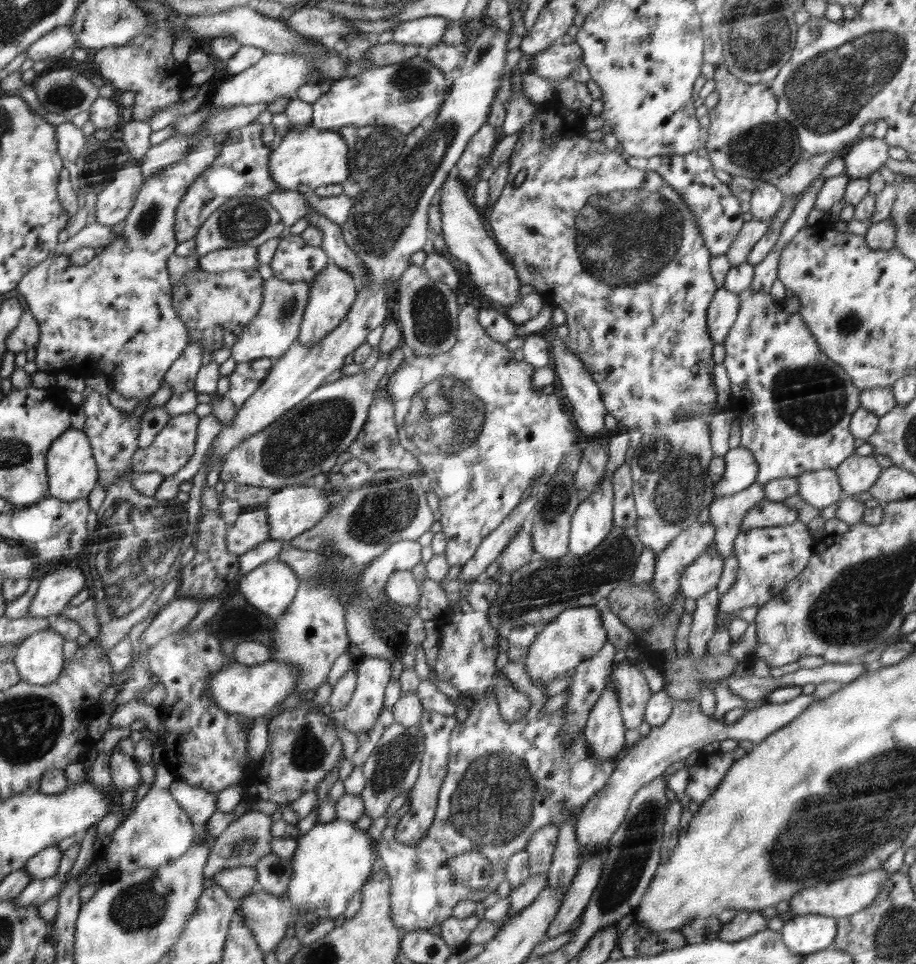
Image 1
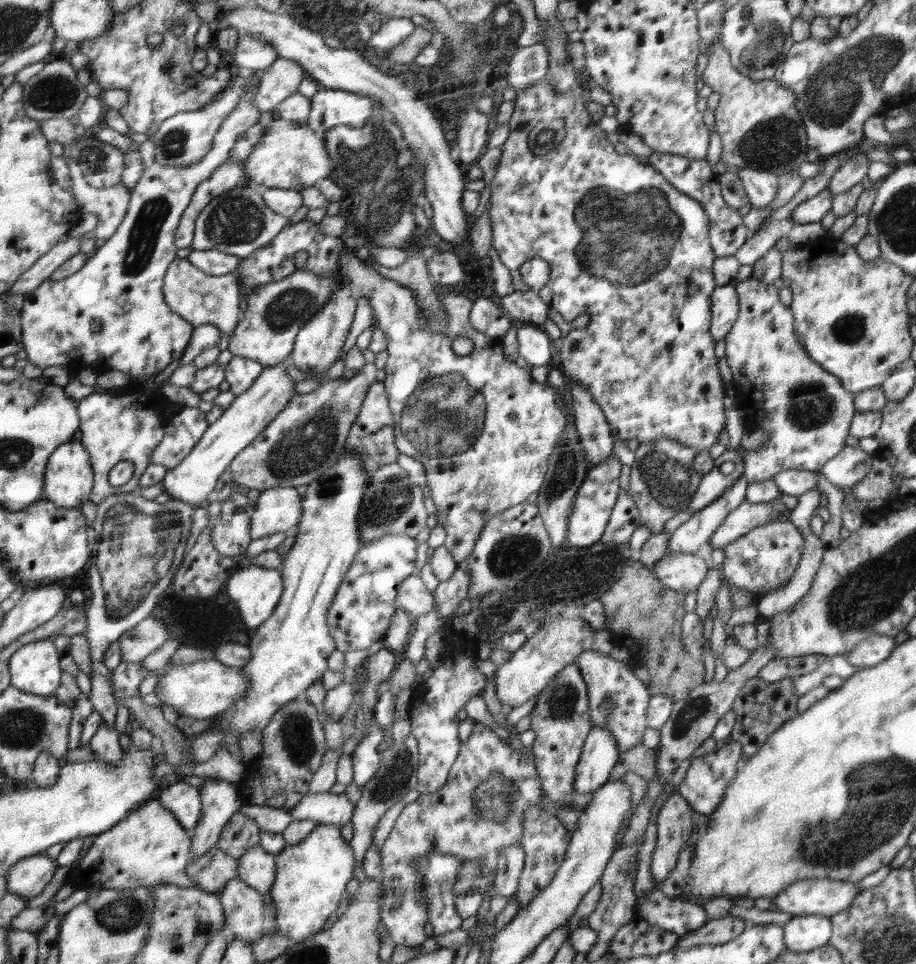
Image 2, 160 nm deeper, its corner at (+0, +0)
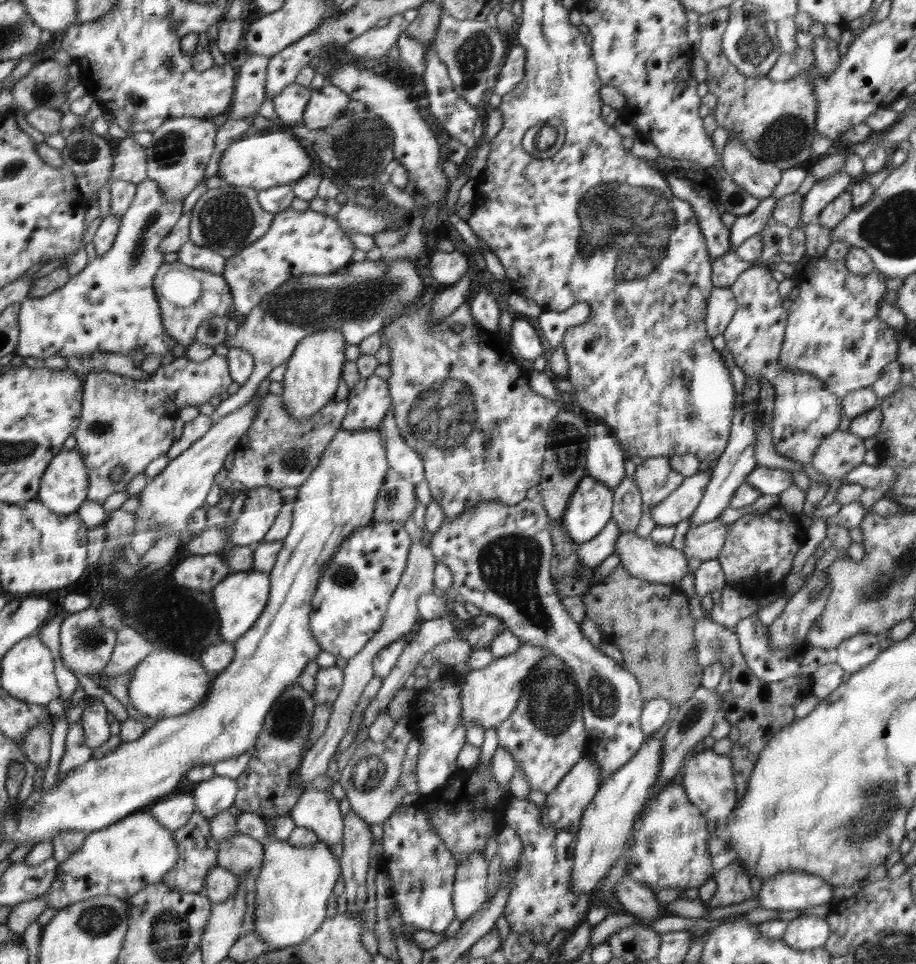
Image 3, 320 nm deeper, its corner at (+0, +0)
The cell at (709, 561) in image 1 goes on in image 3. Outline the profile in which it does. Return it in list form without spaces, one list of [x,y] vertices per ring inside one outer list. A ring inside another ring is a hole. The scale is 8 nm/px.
[[[622,531],[613,551],[618,554],[620,565],[628,571],[628,574],[651,583],[679,586],[680,580],[690,573],[688,557],[681,550],[672,545],[659,545],[650,536],[638,537],[635,531]]]

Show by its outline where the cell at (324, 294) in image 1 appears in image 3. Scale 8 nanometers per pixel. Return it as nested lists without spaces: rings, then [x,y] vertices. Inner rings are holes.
[[[323,330],[304,338],[294,349],[293,356],[286,362],[286,372],[282,380],[285,409],[289,410],[292,419],[302,421],[314,417],[319,410],[332,400],[340,376],[344,372],[345,338],[337,330]]]

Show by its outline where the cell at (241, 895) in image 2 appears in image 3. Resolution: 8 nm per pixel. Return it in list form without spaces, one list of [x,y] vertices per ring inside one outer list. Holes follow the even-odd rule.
[[[221,866],[212,867],[211,871],[206,873],[206,876],[202,893],[212,903],[226,902],[239,889],[238,876]]]

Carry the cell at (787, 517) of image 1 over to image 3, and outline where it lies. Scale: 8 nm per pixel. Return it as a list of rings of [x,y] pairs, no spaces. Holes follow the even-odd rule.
[[[716,519],[688,529],[684,536],[682,553],[688,559],[697,558],[701,561],[717,559],[730,525]]]

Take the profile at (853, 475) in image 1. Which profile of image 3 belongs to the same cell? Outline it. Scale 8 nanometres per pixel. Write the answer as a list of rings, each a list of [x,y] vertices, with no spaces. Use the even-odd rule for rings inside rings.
[[[834,430],[834,434],[822,441],[820,448],[814,452],[812,466],[820,475],[840,479],[864,463],[867,453],[864,441],[849,431]]]

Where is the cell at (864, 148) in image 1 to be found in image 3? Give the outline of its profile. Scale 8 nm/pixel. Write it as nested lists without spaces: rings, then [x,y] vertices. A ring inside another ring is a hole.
[[[844,170],[836,172],[829,177],[819,180],[814,186],[803,196],[800,223],[802,227],[812,222],[814,216],[819,216],[823,212],[823,208],[834,200],[839,194],[842,194],[848,184],[852,182],[852,177]]]

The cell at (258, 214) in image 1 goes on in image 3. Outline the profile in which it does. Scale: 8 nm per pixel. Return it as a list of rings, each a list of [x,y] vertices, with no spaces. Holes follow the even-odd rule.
[[[232,186],[208,189],[191,210],[192,225],[189,240],[198,246],[212,249],[224,258],[230,258],[245,249],[270,230],[275,218],[273,212],[265,211],[257,201],[259,189],[250,186]]]

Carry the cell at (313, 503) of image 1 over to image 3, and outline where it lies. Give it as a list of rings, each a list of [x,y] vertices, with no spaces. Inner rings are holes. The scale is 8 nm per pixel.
[[[264,486],[250,489],[242,512],[229,531],[229,542],[233,542],[234,546],[248,546],[262,541],[282,506],[284,500],[278,489]]]

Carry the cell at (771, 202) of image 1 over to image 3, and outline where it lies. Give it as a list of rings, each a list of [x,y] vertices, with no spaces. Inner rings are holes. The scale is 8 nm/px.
[[[729,137],[721,161],[723,174],[759,199],[771,196],[783,174],[775,164],[756,159],[738,137]]]

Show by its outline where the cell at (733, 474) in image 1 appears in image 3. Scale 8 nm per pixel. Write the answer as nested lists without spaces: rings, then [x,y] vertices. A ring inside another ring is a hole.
[[[714,470],[685,477],[677,490],[650,510],[650,518],[654,520],[655,526],[676,525],[692,516],[710,484],[711,474],[714,474]]]

